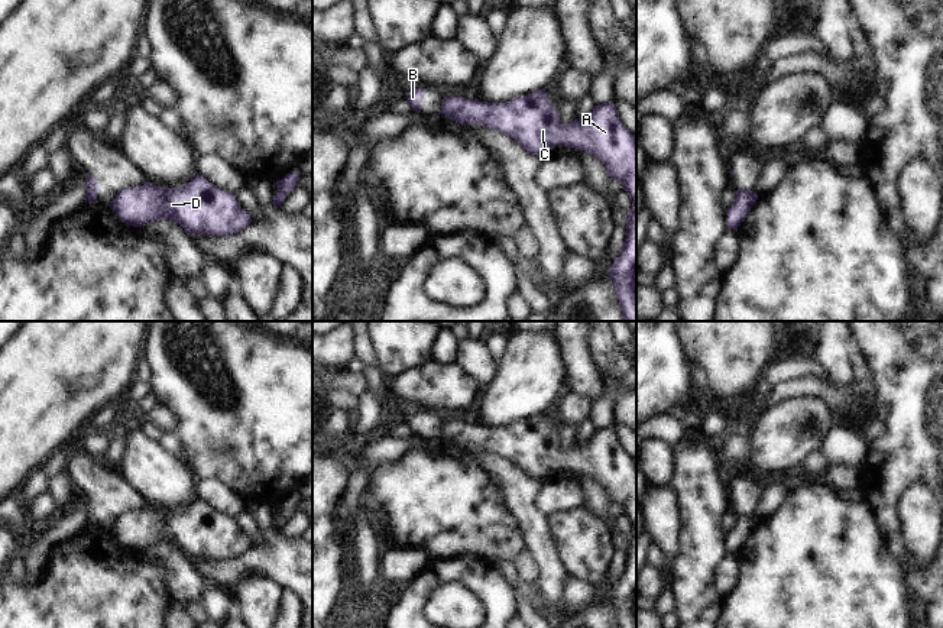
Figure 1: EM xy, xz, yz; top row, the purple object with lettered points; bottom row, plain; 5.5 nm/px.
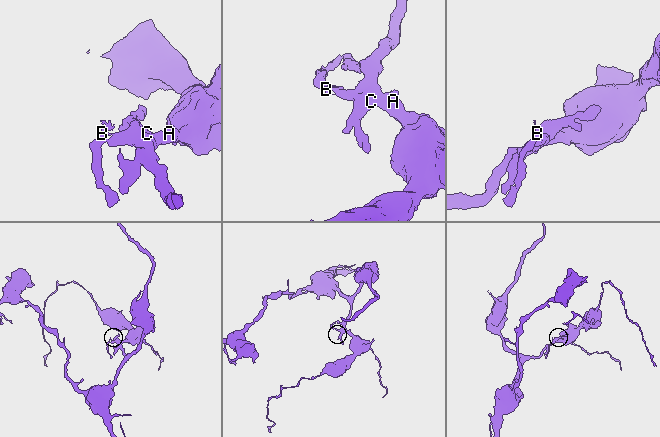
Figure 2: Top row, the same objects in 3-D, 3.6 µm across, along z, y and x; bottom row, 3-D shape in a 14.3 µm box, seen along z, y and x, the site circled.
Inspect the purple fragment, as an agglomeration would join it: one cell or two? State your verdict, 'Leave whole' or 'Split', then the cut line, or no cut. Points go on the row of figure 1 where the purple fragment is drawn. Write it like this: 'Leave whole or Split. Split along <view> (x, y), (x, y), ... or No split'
Split. Split along xz (443, 107), (444, 113).

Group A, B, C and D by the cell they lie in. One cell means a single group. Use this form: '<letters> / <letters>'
A C D / B

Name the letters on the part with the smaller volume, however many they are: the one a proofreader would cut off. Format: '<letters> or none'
B

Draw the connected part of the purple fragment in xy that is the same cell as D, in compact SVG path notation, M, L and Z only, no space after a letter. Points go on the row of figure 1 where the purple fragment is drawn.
M198 172L179 188L146 182L120 190L108 207L129 226L171 220L191 236L233 236L252 223L233 192L217 188Z

